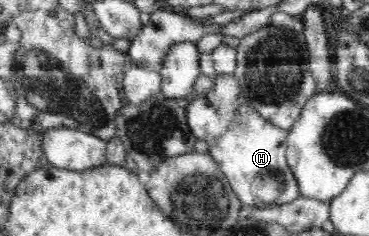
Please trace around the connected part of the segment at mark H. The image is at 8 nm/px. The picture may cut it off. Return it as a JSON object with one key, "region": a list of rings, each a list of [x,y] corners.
{"region":[[[217,74],[210,92],[190,100],[186,119],[194,137],[208,141],[208,154],[218,163],[221,173],[243,205],[263,209],[271,205],[287,204],[302,197],[295,176],[286,162],[288,131],[274,126],[247,102],[234,74]]]}

